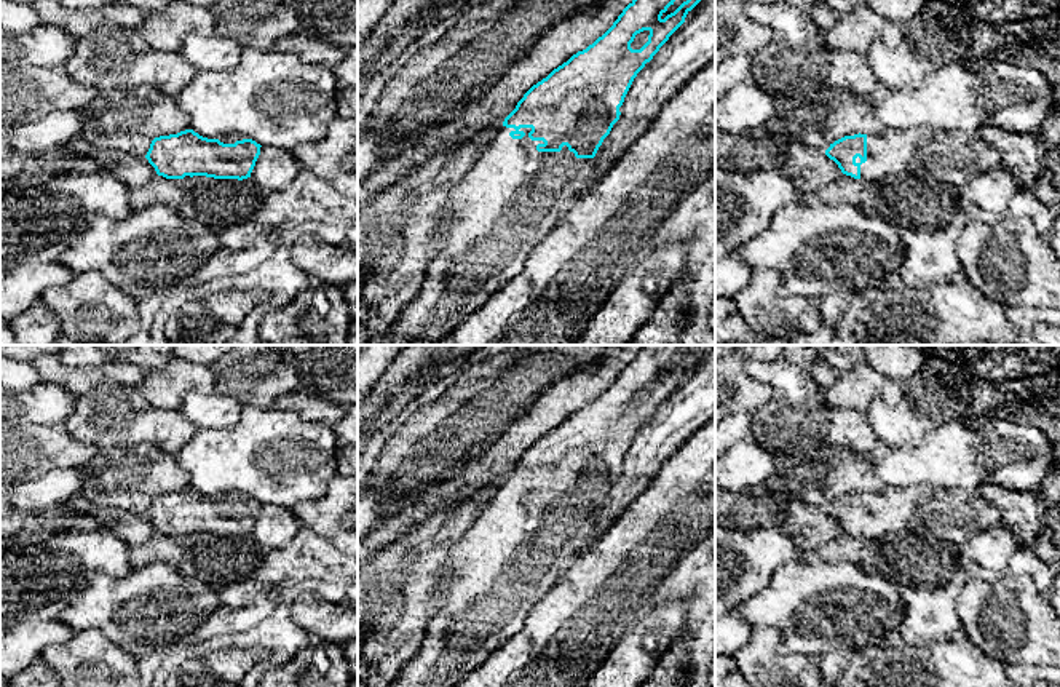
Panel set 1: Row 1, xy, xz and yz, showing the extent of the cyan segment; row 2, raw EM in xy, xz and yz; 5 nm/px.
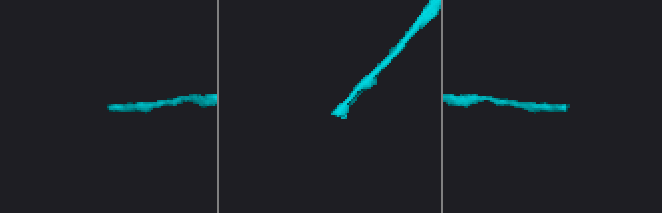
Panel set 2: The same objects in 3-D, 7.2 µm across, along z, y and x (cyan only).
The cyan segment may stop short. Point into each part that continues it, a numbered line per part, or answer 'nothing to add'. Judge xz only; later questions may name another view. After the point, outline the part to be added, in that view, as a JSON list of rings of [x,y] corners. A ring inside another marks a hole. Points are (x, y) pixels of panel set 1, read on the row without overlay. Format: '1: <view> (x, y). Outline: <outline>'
1: xz (513, 555). Outline: [[[501,482],[473,527],[452,548],[450,567],[453,577],[441,588],[441,602],[423,631],[421,647],[407,660],[394,681],[386,687],[457,687],[493,650],[522,629],[528,612],[557,582],[564,566],[570,562],[592,532],[592,516],[576,516],[567,503],[560,510],[538,510],[536,503],[544,500],[528,495],[532,486],[519,487],[525,490],[522,497],[512,497],[509,494],[511,489],[516,487]]]

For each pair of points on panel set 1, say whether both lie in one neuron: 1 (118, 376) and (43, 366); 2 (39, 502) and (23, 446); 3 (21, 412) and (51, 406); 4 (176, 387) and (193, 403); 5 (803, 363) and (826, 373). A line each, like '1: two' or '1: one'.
1: one
2: two
3: one
4: two
5: one

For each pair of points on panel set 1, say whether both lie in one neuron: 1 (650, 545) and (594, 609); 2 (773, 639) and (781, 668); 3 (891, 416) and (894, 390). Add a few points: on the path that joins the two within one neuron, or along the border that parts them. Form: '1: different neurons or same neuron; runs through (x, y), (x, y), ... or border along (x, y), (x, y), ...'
1: same neuron; runs through (634, 561), (602, 593)
2: same neuron; runs through (773, 646), (775, 662)
3: different neurons; border along (893, 403), (874, 400), (862, 412)

